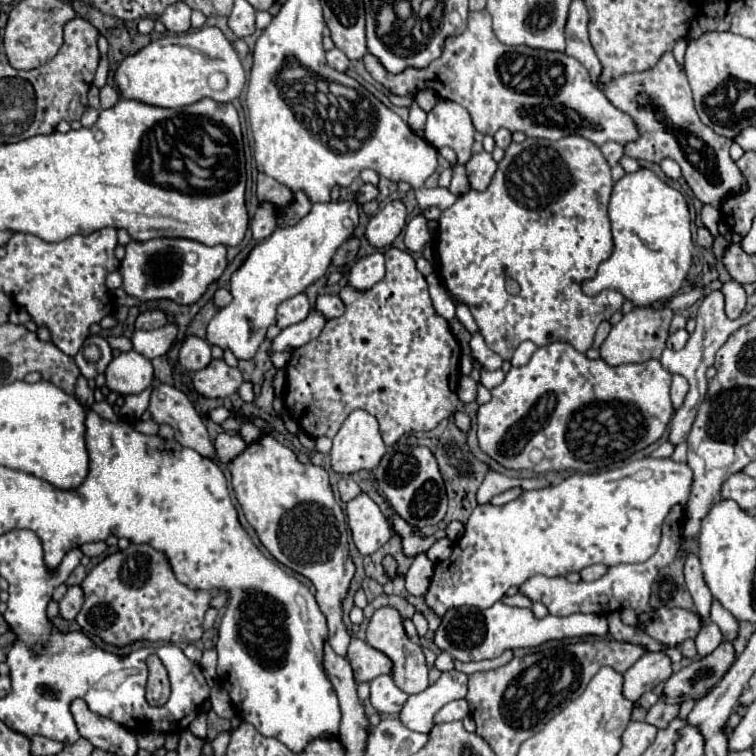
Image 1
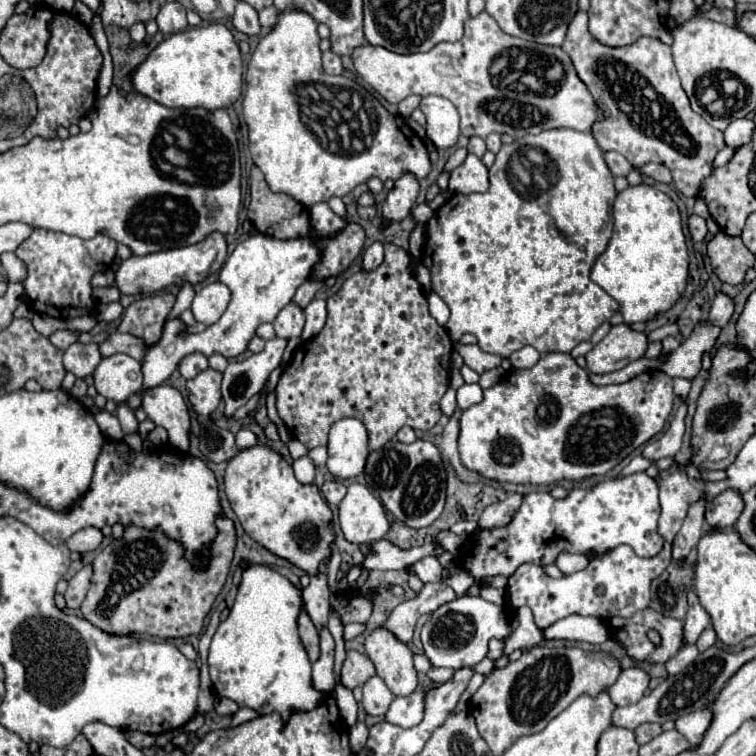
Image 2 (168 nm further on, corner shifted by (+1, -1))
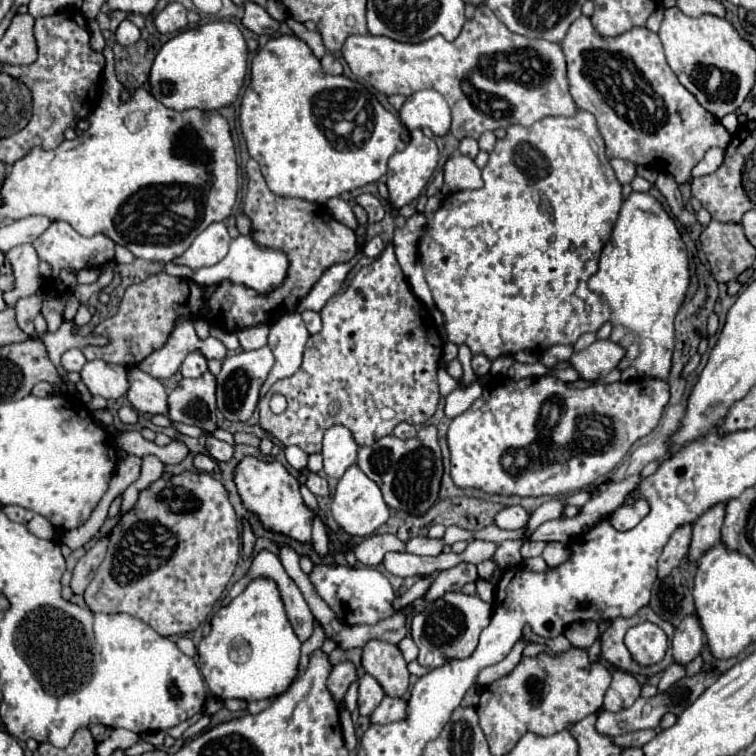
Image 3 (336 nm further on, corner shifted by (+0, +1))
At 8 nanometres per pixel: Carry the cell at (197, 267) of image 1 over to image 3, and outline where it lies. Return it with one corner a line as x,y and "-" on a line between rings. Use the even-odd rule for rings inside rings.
212,223
208,229
204,229
194,243
174,259
176,265
186,265
192,271
216,265
222,261
230,247
230,235
226,231
224,223

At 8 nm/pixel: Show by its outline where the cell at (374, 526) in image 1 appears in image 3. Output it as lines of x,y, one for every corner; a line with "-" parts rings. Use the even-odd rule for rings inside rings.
352,465
340,479
334,497
332,497
332,515
336,519
336,523
350,535
358,535
358,537
368,537
372,535
380,525
384,525
390,517
390,509
382,499
382,491
380,487
370,481
356,465

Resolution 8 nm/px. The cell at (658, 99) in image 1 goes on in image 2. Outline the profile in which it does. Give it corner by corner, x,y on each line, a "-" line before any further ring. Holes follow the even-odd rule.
577,11
573,17
565,43
561,49
571,57
573,67
577,71
577,77
587,85
589,93
593,95
603,119
593,123
593,135
603,151
617,151
621,153
633,167
645,165
645,163
661,163
673,173
675,187
685,197
695,197
699,193
699,183
711,175
713,171
713,159
719,149
725,147
723,133
713,129
701,115
697,115
689,99
679,83
679,75
675,71
671,49
669,45
661,43
655,37
639,37
635,43
625,47
609,47
599,43
587,29
587,13

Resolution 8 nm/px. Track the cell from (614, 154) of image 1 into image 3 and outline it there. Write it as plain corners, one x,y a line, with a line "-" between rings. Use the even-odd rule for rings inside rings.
610,159
610,165
618,177
620,183
630,183
636,175
636,167
630,163
630,161
624,161
624,159

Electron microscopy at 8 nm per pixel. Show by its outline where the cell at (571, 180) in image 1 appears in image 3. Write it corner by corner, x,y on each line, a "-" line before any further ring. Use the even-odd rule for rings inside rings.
578,109
574,117
546,117
532,127
512,125
506,131
504,139
498,139
494,151
490,153
488,165
482,169
484,187
478,191
458,191
454,195
448,195
440,209
434,213
434,217
426,225
426,247
422,251
422,267
426,283
432,291
432,297
436,307
444,313
444,327
448,341
460,345
466,343
472,353
484,353
490,359
496,359
500,355
514,355
518,351
545,351
548,345
574,345
580,335
588,331
598,331
608,319
610,319
610,307
608,303
588,289
588,279
598,269
598,257
604,247
604,243
610,239
610,233
614,229
614,221
618,217
618,211
622,207
622,187
608,163
602,165
602,139
596,129
596,119
588,111

